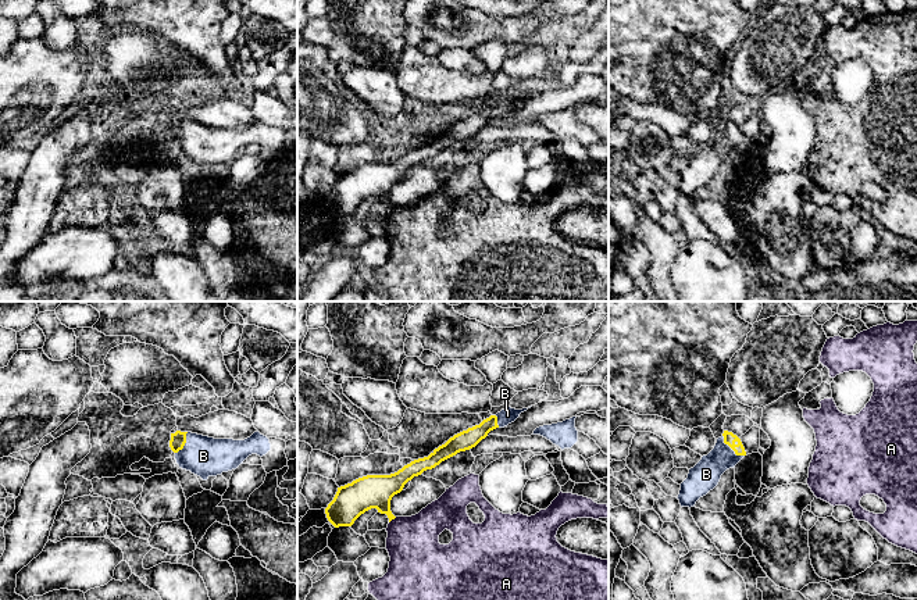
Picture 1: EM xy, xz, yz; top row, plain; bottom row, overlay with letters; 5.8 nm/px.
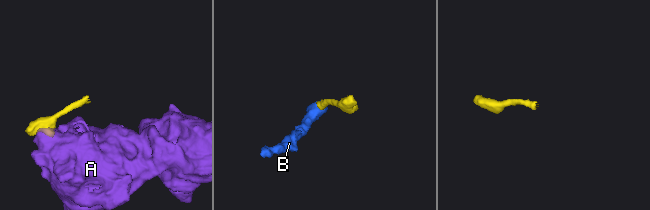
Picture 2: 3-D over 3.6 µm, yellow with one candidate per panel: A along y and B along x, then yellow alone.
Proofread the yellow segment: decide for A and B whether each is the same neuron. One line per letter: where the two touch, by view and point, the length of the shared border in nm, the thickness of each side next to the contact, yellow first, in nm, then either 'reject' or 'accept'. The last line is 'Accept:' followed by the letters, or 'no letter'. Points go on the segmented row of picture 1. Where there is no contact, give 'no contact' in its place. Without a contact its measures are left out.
A: xz (392, 518) | 60 nm | 190/300 nm | reject
B: yz (731, 447) | 180 nm | 70/170 nm | accept
Accept: B

